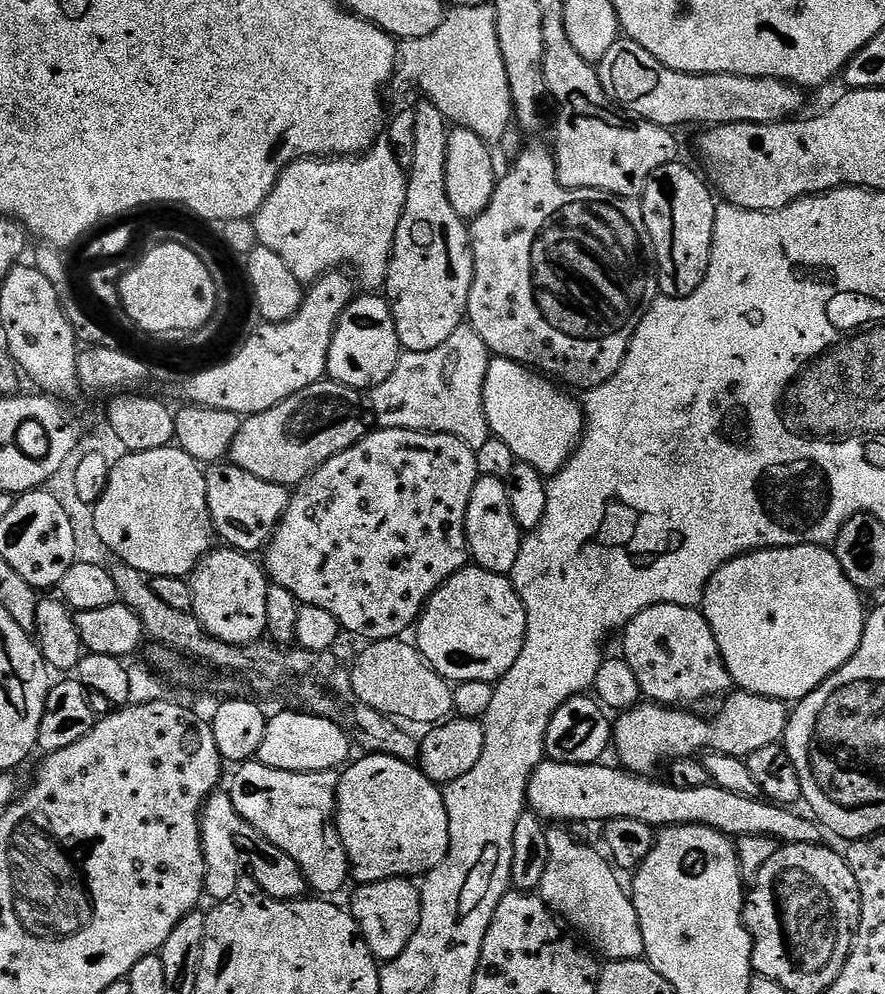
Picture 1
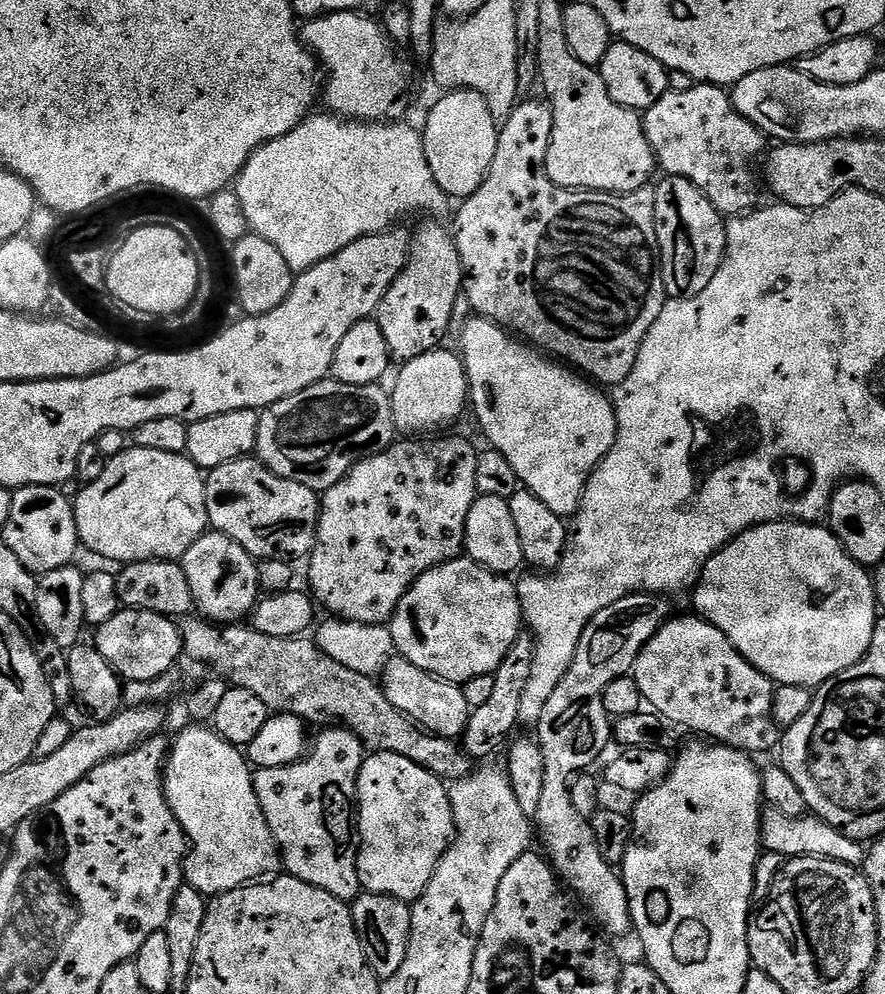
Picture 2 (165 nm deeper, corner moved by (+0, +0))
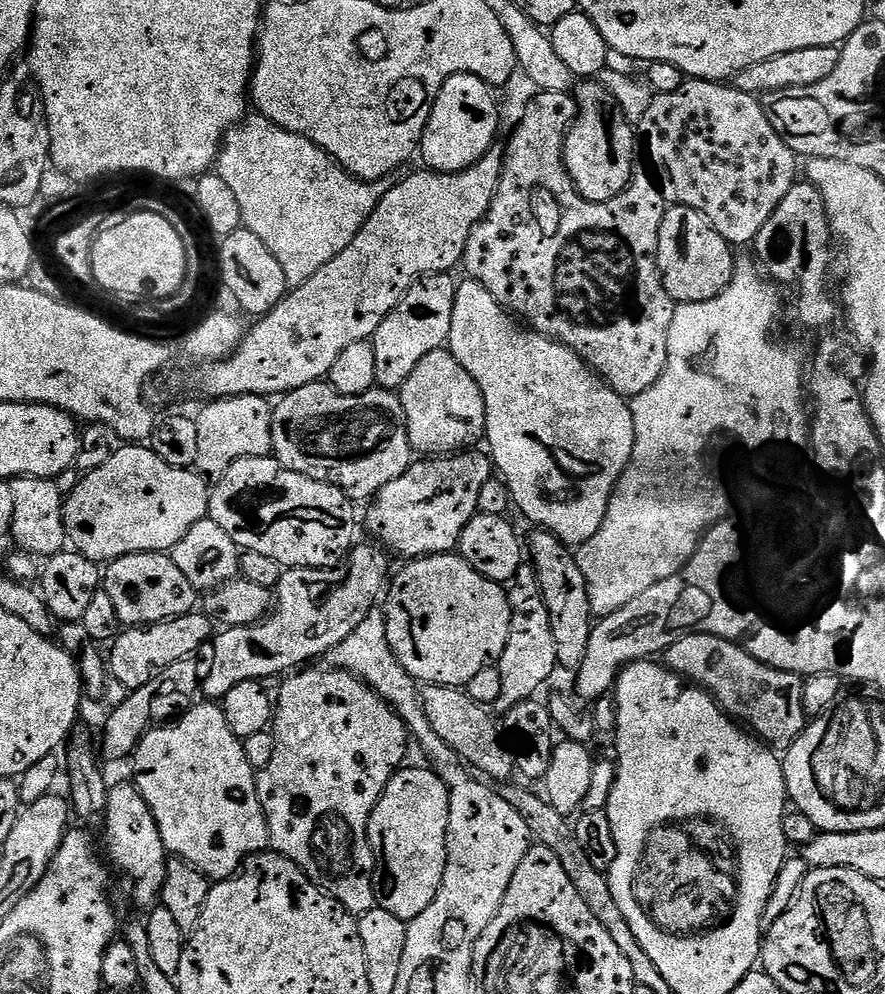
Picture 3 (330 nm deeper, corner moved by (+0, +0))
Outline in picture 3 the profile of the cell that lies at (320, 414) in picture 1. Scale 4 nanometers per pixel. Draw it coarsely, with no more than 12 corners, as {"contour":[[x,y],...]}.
{"contour":[[395,391],[285,392],[286,470],[371,501],[414,462]]}

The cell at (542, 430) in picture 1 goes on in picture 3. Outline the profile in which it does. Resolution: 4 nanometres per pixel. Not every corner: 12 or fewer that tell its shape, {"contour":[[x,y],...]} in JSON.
{"contour":[[490,290],[447,347],[485,399],[511,503],[566,546],[598,534],[632,405]]}

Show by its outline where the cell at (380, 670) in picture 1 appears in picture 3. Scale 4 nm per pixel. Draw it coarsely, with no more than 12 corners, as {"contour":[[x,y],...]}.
{"contour":[[427,685],[429,726],[489,781],[513,779],[513,757],[485,705]]}

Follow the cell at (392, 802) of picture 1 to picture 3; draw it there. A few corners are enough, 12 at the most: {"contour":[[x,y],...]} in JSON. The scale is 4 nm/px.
{"contour":[[401,767],[370,814],[376,903],[405,922],[438,894],[450,798]]}

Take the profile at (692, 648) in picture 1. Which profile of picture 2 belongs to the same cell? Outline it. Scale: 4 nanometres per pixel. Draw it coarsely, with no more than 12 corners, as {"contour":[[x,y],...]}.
{"contour":[[695,614],[648,637],[644,704],[739,752],[777,747],[776,688]]}

